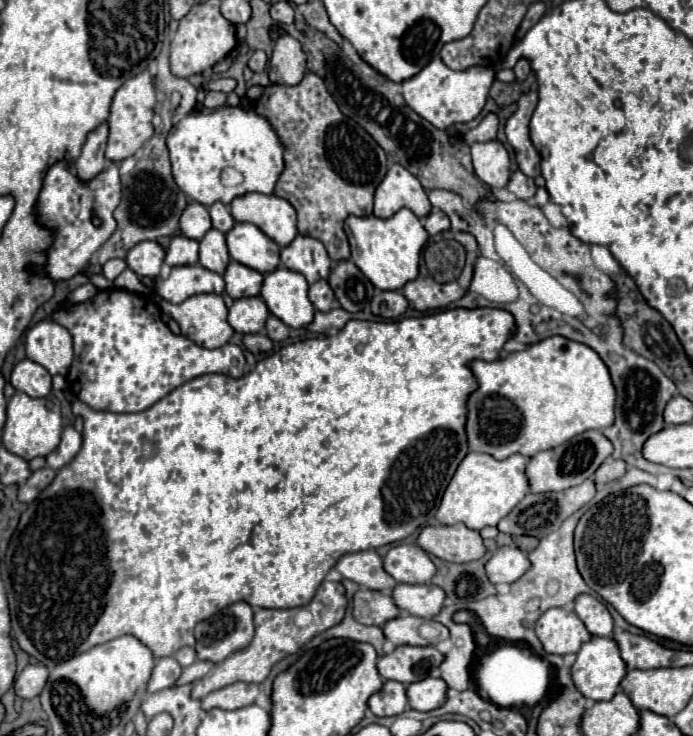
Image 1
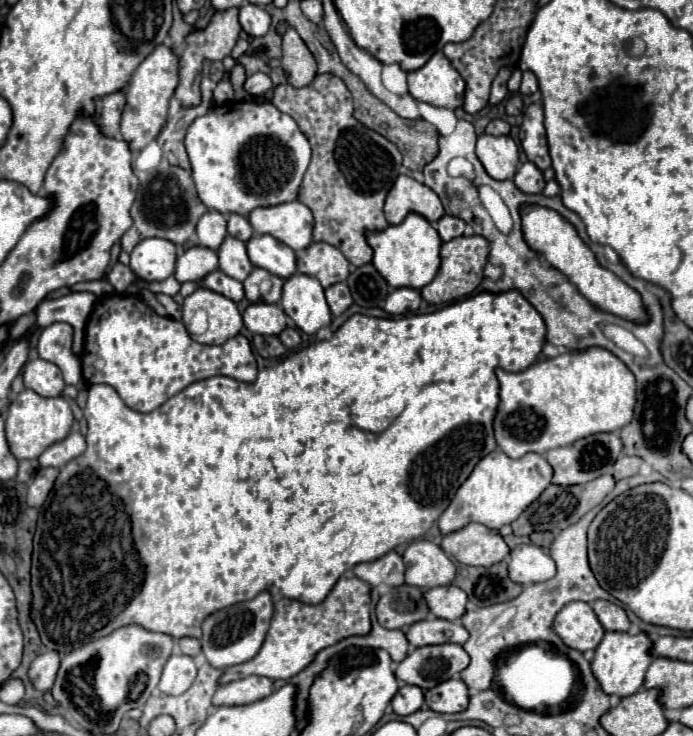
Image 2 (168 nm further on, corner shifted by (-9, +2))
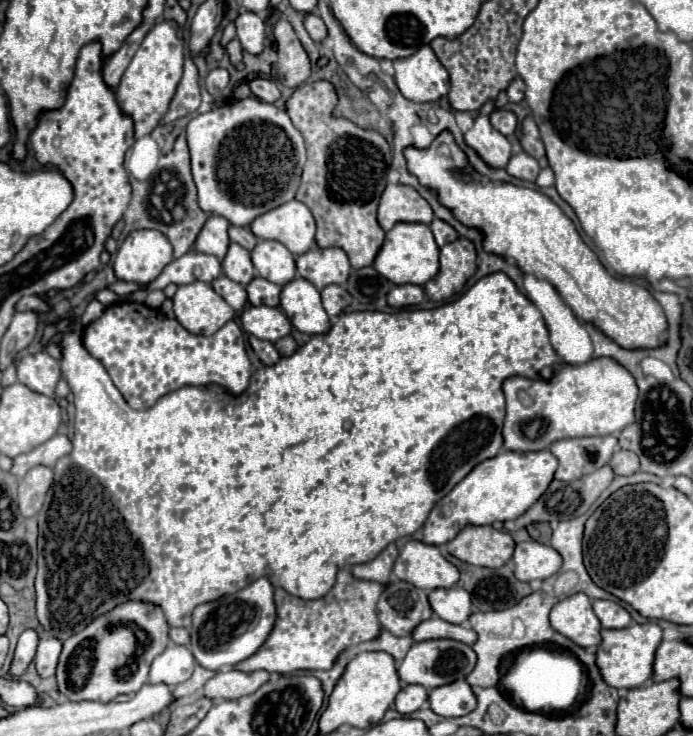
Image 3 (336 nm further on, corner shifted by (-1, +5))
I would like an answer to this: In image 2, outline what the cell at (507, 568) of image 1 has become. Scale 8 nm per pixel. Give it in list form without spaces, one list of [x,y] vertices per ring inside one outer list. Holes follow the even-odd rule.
[[[518,545],[510,553],[510,579],[520,585],[548,581],[556,575],[554,559],[538,545]]]

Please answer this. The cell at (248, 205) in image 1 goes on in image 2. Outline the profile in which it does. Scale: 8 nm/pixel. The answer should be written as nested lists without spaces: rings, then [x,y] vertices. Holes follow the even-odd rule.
[[[300,201],[254,209],[248,221],[258,235],[272,235],[294,251],[306,249],[312,243],[314,217],[312,211]]]

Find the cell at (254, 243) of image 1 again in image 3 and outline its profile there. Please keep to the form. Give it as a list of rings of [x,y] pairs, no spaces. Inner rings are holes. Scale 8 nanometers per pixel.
[[[258,240],[250,256],[258,276],[278,286],[284,286],[286,282],[290,282],[290,278],[296,278],[294,256],[284,244],[276,240]]]

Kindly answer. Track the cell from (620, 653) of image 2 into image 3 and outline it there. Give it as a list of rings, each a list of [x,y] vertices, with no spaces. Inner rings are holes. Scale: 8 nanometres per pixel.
[[[654,622],[630,624],[620,630],[602,630],[602,642],[596,652],[596,666],[604,682],[612,688],[636,688],[642,686],[652,676],[654,652],[660,644],[662,628]]]

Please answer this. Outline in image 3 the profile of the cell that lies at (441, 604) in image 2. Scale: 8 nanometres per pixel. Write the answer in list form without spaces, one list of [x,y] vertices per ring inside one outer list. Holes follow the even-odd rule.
[[[456,586],[436,588],[428,594],[428,600],[430,600],[434,614],[452,624],[460,624],[468,620],[468,616],[472,614],[470,594],[466,594],[466,590],[456,588]]]

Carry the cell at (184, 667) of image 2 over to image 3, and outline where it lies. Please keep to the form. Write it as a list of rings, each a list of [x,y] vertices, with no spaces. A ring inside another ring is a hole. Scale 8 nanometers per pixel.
[[[170,644],[150,666],[150,684],[178,686],[192,676],[194,656],[186,646]]]

